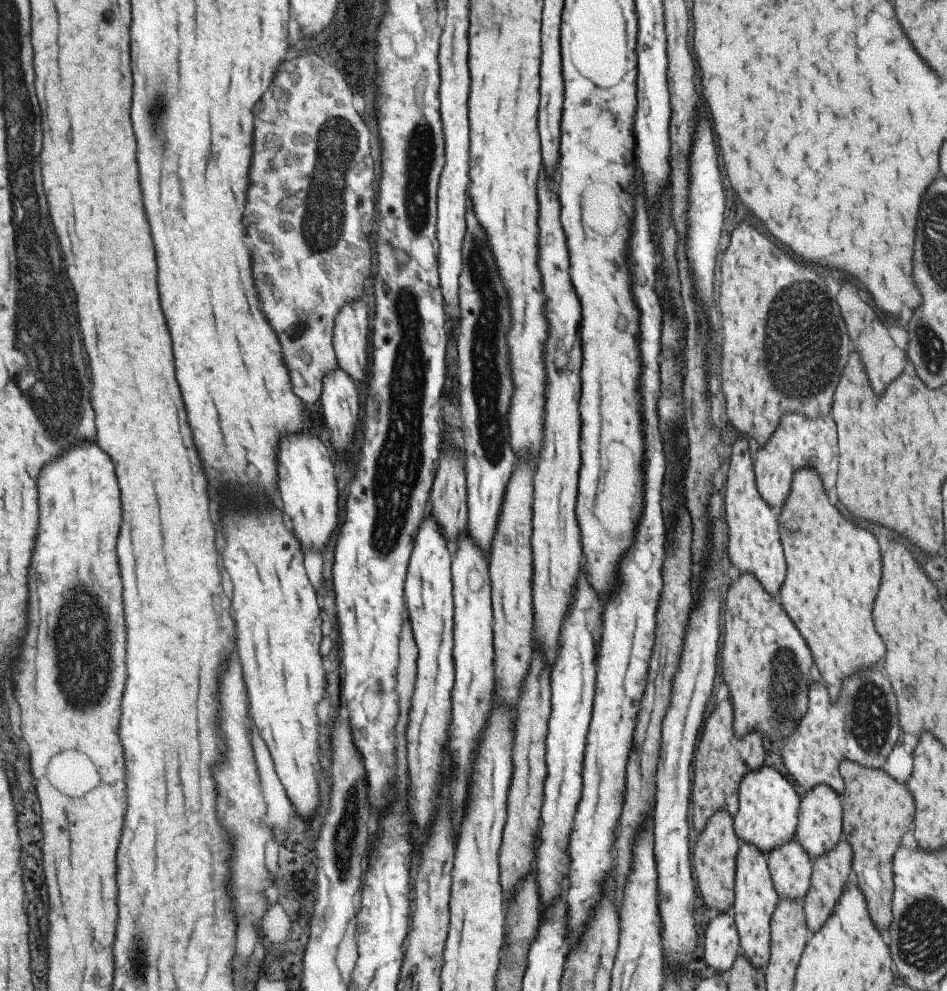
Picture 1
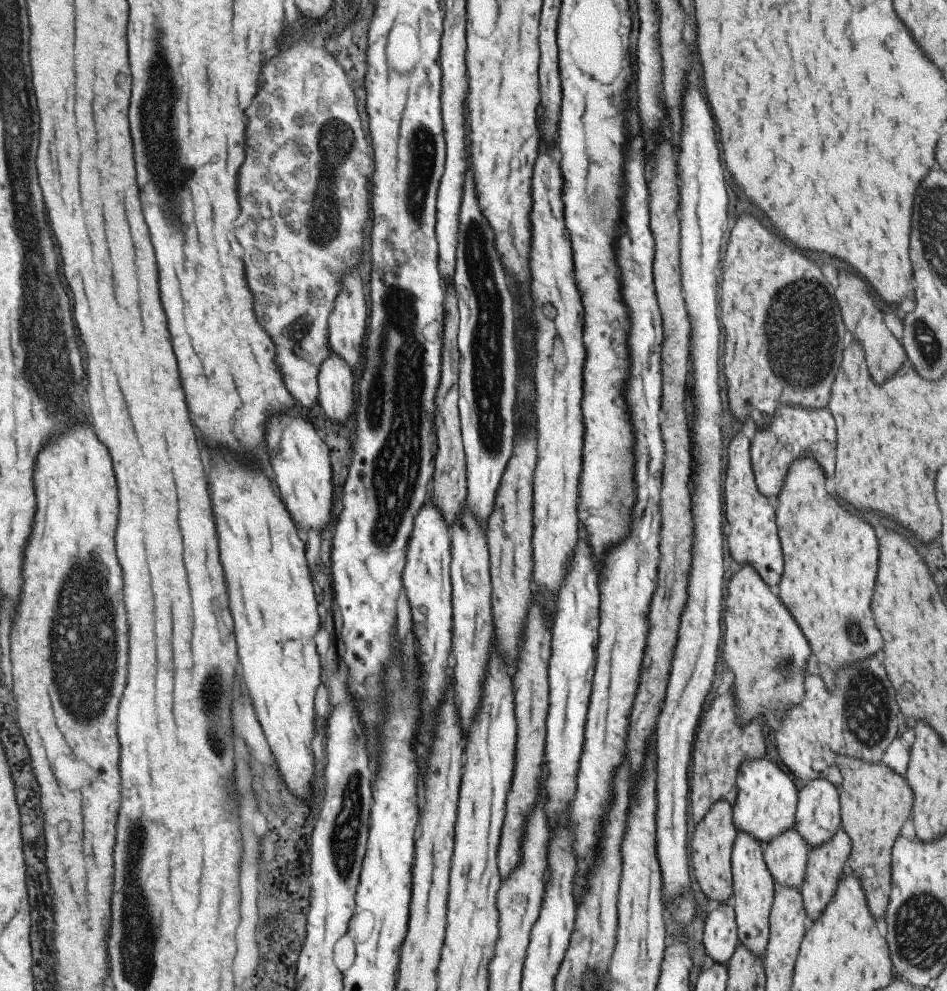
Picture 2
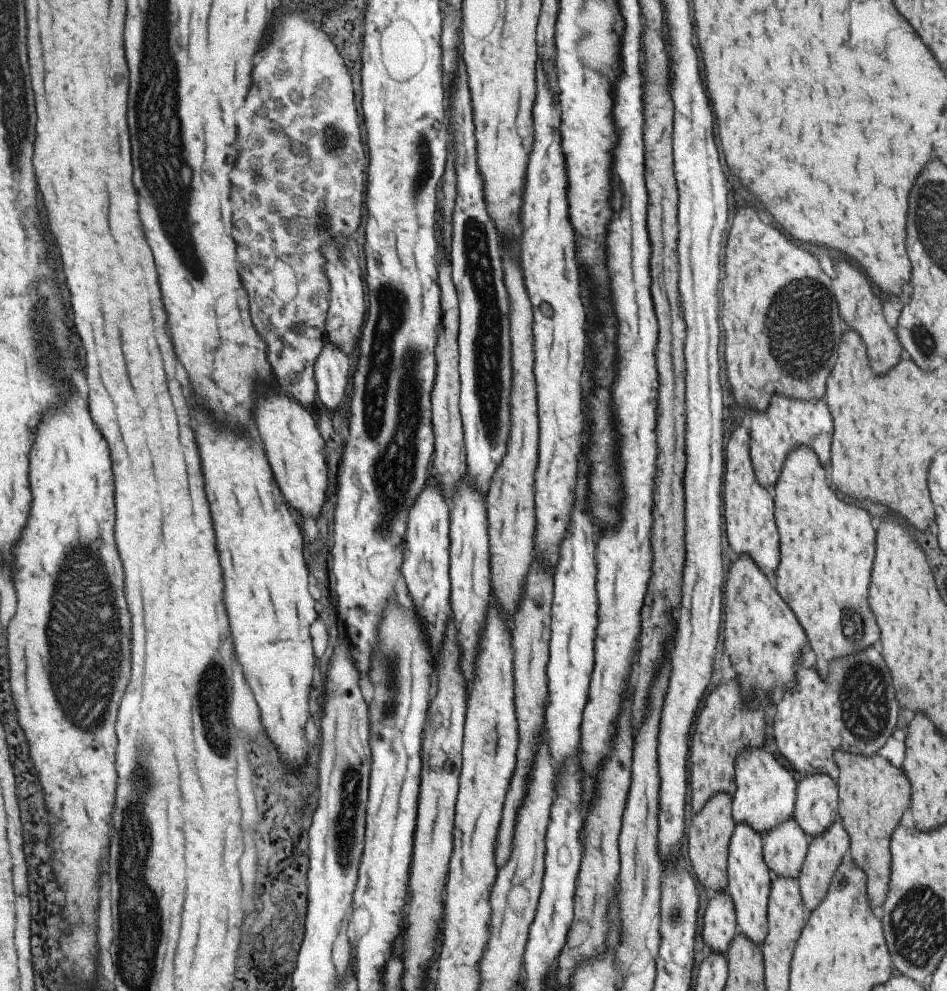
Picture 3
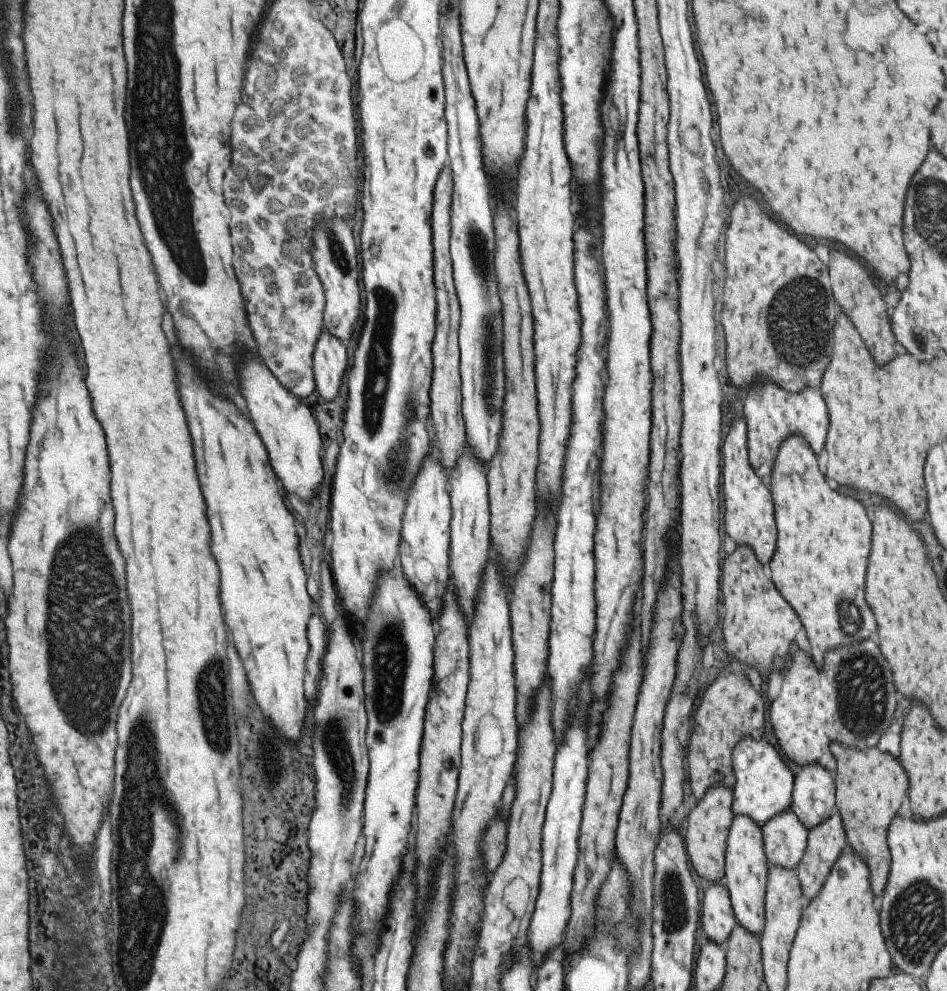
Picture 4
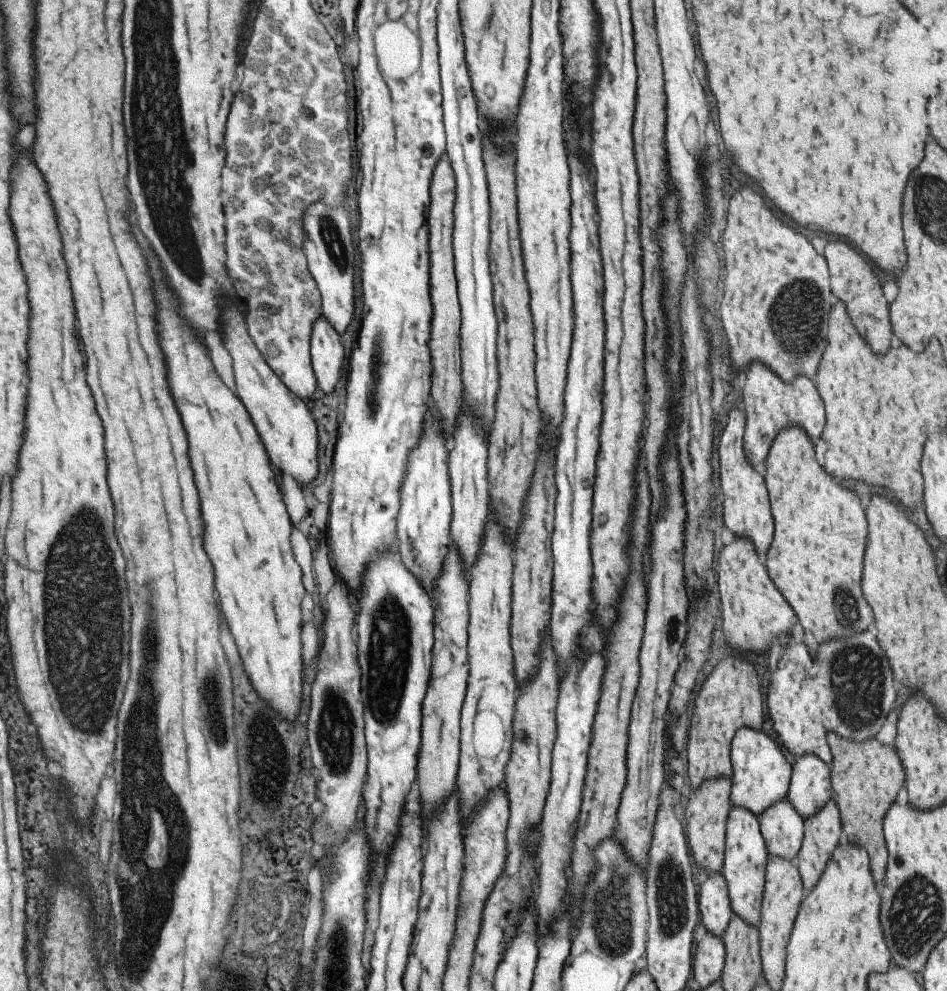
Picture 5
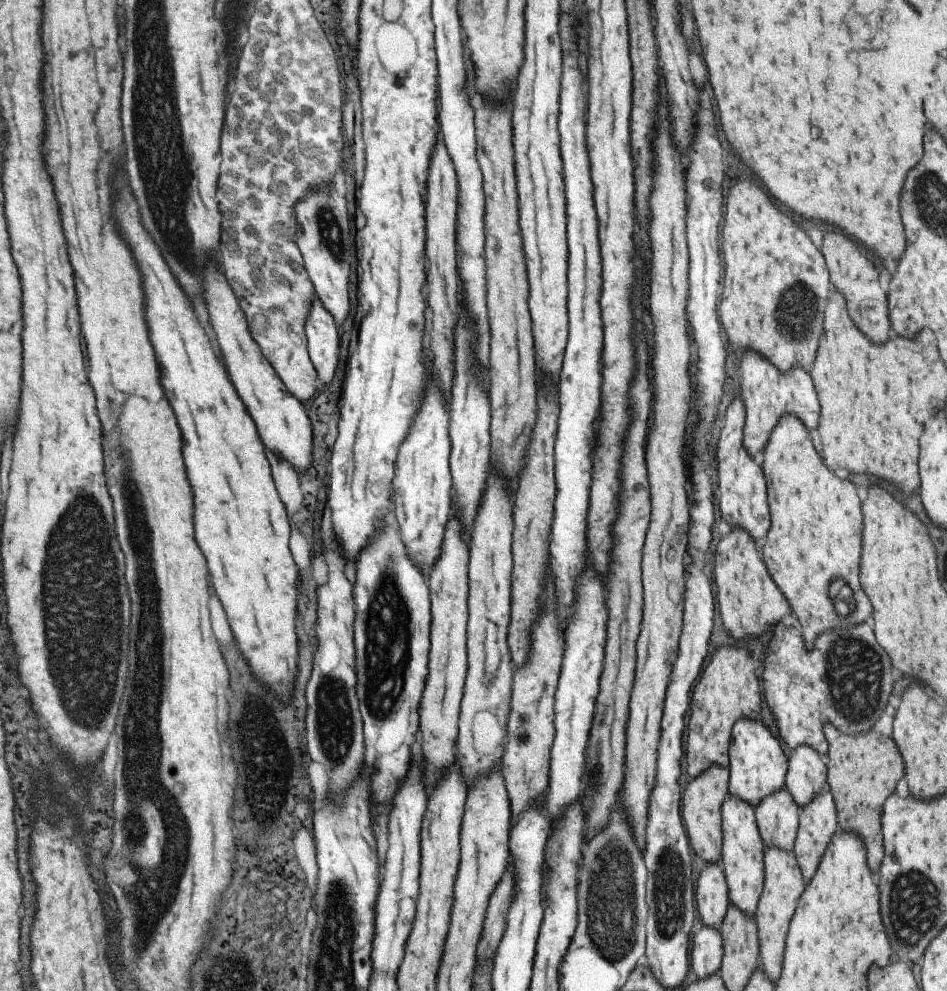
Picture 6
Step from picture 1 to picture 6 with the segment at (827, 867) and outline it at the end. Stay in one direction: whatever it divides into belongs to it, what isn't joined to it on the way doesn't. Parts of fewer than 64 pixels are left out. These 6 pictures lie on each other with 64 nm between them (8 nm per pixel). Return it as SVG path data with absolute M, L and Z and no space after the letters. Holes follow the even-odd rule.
M828 789L817 794L809 804L798 808L799 824L793 842L793 858L797 861L804 886L817 874L817 864L825 854L831 836L839 832L836 808Z

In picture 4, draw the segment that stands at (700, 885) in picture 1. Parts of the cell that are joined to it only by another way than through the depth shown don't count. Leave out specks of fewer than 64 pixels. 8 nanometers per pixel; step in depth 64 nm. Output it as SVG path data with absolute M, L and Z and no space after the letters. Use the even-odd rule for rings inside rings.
M716 786L705 790L701 800L689 808L687 828L685 828L684 847L697 875L708 883L723 882L724 852L727 833L733 813L730 809L732 790L726 786Z

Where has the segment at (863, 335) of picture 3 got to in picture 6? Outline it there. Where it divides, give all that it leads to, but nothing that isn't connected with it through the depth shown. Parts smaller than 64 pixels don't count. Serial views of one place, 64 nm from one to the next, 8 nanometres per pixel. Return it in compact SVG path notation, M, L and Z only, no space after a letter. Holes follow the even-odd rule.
M825 232L823 234L823 244L821 244L821 254L828 270L831 288L841 294L845 300L849 318L853 324L871 340L871 342L885 342L887 330L890 322L888 320L888 308L886 304L885 292L879 286L879 274L875 266L867 260L864 252L859 250L859 246L843 236L841 232Z

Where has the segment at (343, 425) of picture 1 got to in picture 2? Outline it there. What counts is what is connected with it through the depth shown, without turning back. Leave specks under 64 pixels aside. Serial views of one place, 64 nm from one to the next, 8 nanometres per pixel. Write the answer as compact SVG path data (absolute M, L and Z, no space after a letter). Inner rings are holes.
M337 354L324 358L317 374L317 402L331 422L343 422L353 408L351 369Z

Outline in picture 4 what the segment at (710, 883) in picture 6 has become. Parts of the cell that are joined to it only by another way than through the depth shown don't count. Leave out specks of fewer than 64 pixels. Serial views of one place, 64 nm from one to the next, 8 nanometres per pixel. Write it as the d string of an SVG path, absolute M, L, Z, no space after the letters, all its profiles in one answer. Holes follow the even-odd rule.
M722 882L711 883L701 900L701 930L707 941L724 946L731 930L737 926L727 889Z

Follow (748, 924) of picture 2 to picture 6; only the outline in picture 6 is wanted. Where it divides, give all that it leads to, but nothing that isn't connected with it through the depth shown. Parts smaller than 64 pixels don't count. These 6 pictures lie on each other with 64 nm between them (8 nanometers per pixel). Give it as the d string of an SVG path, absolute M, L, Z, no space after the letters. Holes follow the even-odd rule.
M728 795L721 804L721 834L723 838L719 866L726 880L728 902L741 910L741 914L754 918L764 879L765 846L759 836L751 806Z

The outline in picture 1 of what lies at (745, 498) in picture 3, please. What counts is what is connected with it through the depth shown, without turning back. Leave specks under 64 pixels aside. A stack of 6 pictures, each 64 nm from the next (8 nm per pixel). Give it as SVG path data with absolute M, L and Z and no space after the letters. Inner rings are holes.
M738 437L730 449L729 466L723 490L723 514L727 525L727 555L739 574L753 574L753 578L765 589L765 594L777 599L786 573L778 524L757 492L751 454L745 439Z

